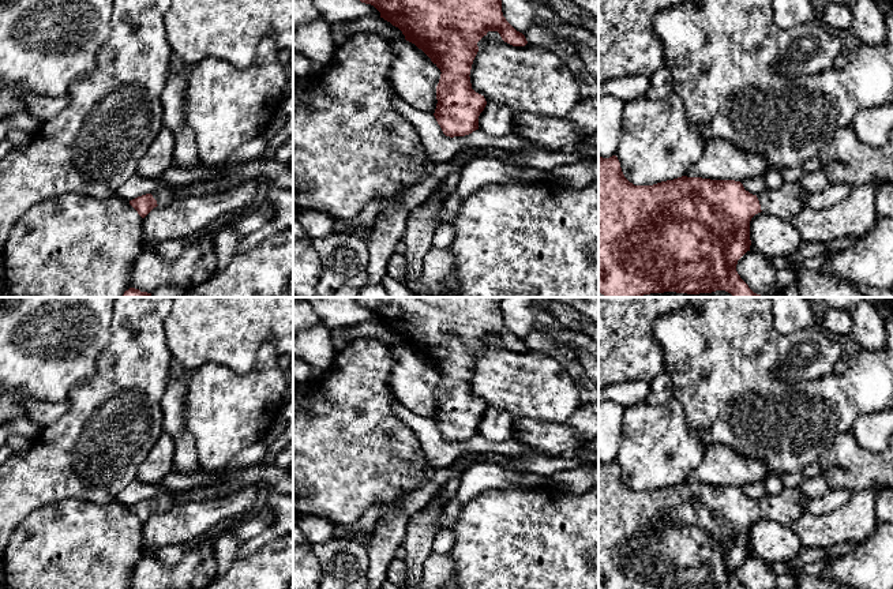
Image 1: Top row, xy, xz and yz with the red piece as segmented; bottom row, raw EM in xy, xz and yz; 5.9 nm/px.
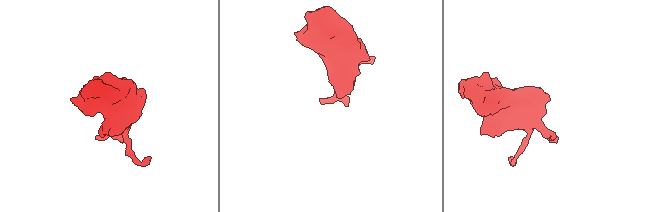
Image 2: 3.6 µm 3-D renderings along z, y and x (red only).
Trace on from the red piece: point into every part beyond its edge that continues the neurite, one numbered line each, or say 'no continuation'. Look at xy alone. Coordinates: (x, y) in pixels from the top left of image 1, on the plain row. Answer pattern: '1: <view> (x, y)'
1: xy (162, 501)

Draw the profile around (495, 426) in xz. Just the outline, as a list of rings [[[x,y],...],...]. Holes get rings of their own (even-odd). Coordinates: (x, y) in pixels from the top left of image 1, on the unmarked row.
[[[487,408],[479,421],[479,435],[489,442],[506,442],[511,439],[513,420],[504,410]]]

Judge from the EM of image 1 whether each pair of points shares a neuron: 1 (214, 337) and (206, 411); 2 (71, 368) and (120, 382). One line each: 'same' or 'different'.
1: different
2: different

